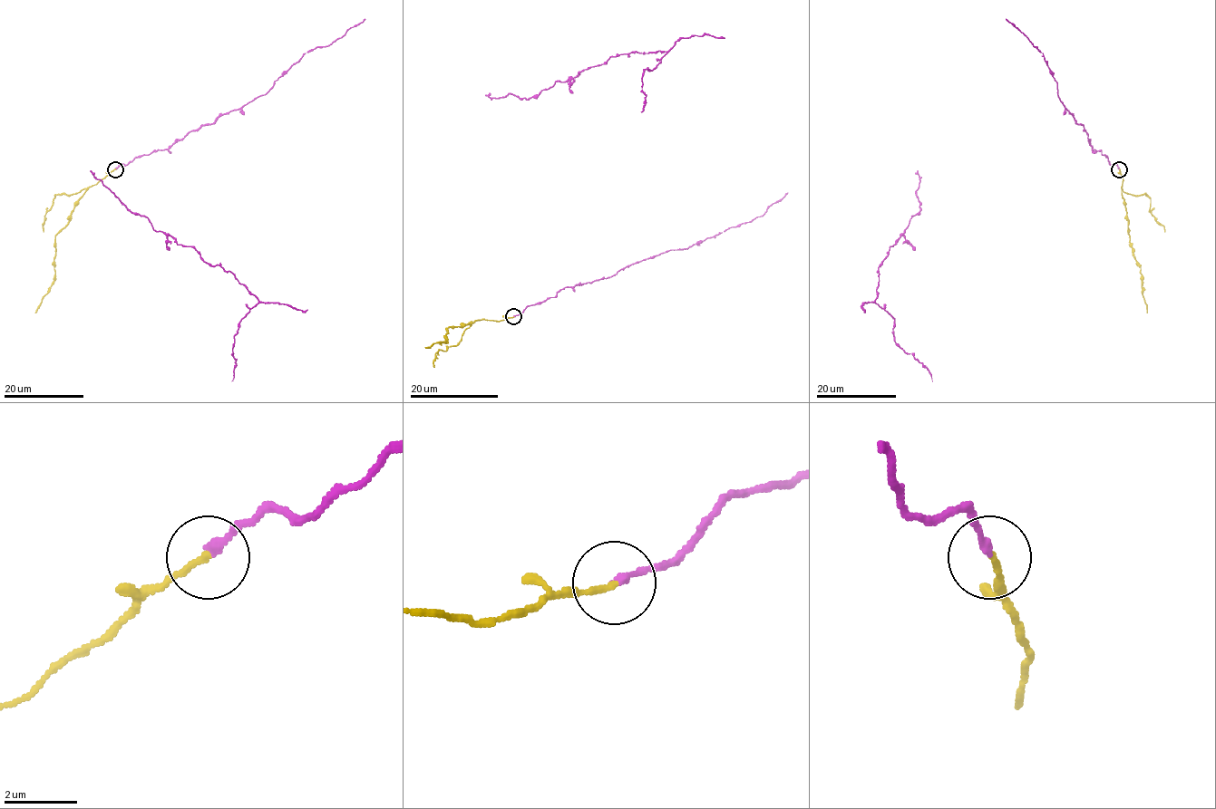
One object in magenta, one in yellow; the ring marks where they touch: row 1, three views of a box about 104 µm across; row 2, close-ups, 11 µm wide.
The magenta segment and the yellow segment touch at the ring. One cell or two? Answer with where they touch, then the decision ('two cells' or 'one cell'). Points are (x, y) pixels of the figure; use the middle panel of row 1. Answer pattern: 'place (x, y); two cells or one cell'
place (513, 316); two cells

